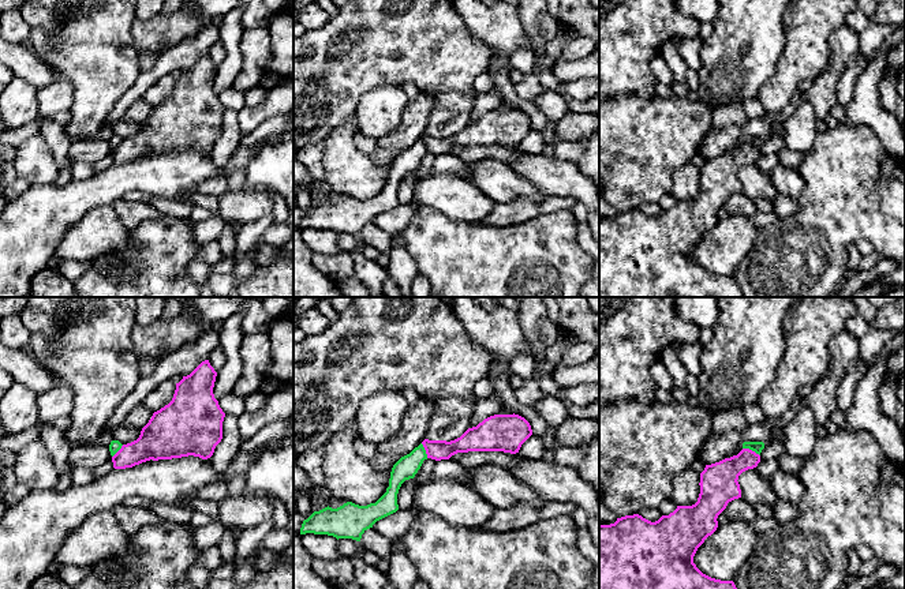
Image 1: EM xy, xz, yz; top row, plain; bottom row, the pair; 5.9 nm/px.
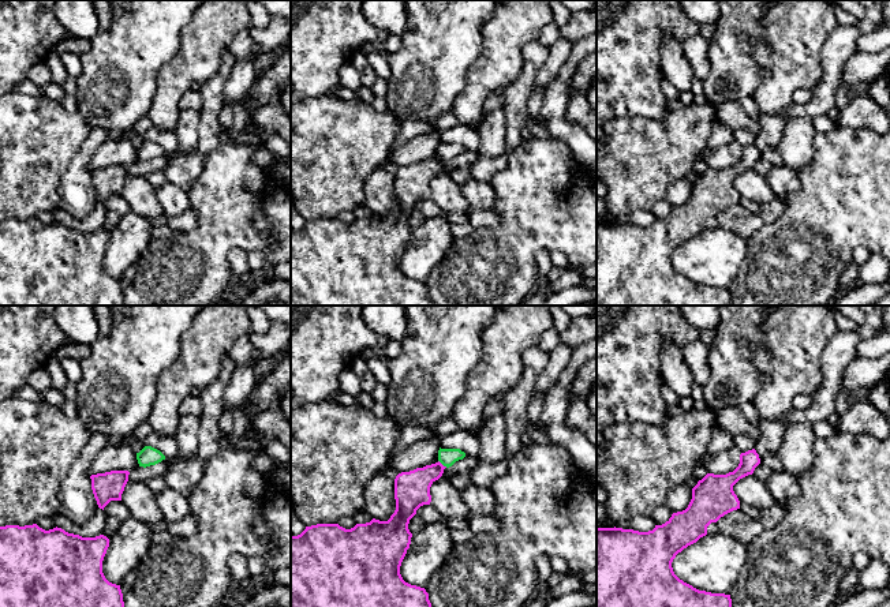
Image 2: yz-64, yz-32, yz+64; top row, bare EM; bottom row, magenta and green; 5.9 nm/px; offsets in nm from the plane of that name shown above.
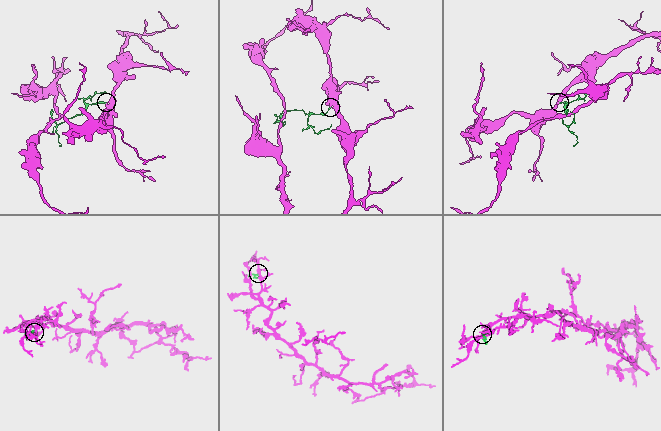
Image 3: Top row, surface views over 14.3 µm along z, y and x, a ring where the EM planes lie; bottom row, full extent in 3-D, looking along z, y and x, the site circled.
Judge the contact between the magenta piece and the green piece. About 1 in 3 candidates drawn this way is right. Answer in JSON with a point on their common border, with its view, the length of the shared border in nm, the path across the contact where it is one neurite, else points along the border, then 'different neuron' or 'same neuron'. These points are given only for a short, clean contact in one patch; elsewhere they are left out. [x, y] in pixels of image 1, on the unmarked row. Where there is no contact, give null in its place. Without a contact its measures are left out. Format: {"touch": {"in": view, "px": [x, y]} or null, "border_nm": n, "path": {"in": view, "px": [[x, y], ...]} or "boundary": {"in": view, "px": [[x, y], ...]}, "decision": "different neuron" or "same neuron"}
{"touch": {"in": "yz", "px": [751, 145]}, "border_nm": 120, "boundary": {"in": "yz", "px": [[743, 142], [748, 142], [759, 150]]}, "decision": "different neuron"}

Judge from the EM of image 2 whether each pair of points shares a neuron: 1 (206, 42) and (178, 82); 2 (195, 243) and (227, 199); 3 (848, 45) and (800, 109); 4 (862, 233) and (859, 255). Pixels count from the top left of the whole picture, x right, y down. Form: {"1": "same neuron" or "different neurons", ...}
{"1": "same neuron", "2": "same neuron", "3": "same neuron", "4": "different neurons"}

